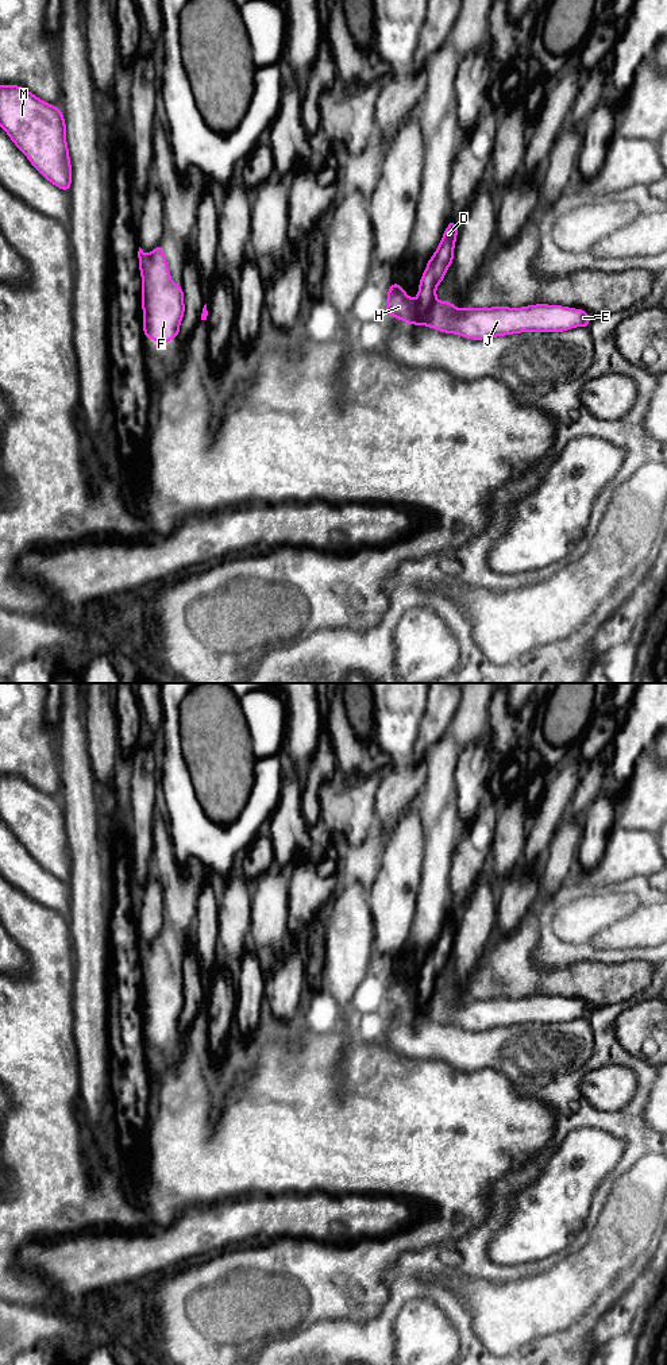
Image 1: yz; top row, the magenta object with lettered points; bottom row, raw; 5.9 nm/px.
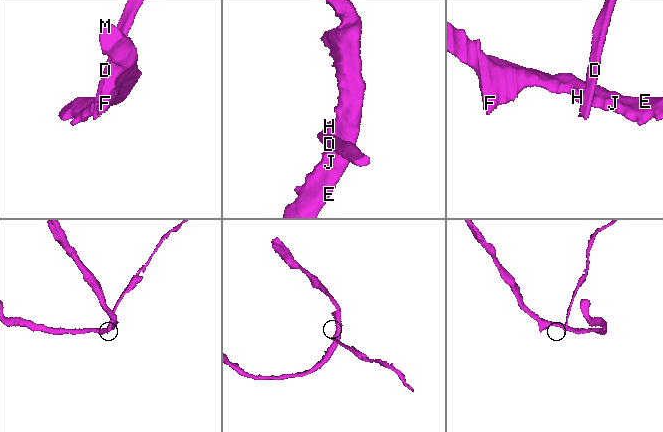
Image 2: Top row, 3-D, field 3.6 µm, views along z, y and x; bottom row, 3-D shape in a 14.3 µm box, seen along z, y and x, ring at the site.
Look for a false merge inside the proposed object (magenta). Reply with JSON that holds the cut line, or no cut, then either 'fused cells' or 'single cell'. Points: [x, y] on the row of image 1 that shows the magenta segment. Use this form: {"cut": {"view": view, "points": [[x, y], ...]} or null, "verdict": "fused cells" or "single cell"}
{"cut": {"view": "yz", "points": [[436, 299], [424, 315], [421, 324]]}, "verdict": "fused cells"}

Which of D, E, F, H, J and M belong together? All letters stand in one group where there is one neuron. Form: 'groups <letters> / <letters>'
groups D / E F H J M

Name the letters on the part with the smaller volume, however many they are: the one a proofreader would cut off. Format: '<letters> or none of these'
D

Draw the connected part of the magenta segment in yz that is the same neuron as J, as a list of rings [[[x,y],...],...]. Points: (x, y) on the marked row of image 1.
[[[435,300],[423,325],[444,333],[483,340],[521,332],[564,332],[590,324],[591,316],[577,308],[535,304],[521,308],[505,305],[458,309],[451,301]]]

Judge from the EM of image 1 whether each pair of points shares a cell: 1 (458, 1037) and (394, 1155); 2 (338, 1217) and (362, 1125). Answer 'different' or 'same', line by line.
1: different
2: different

